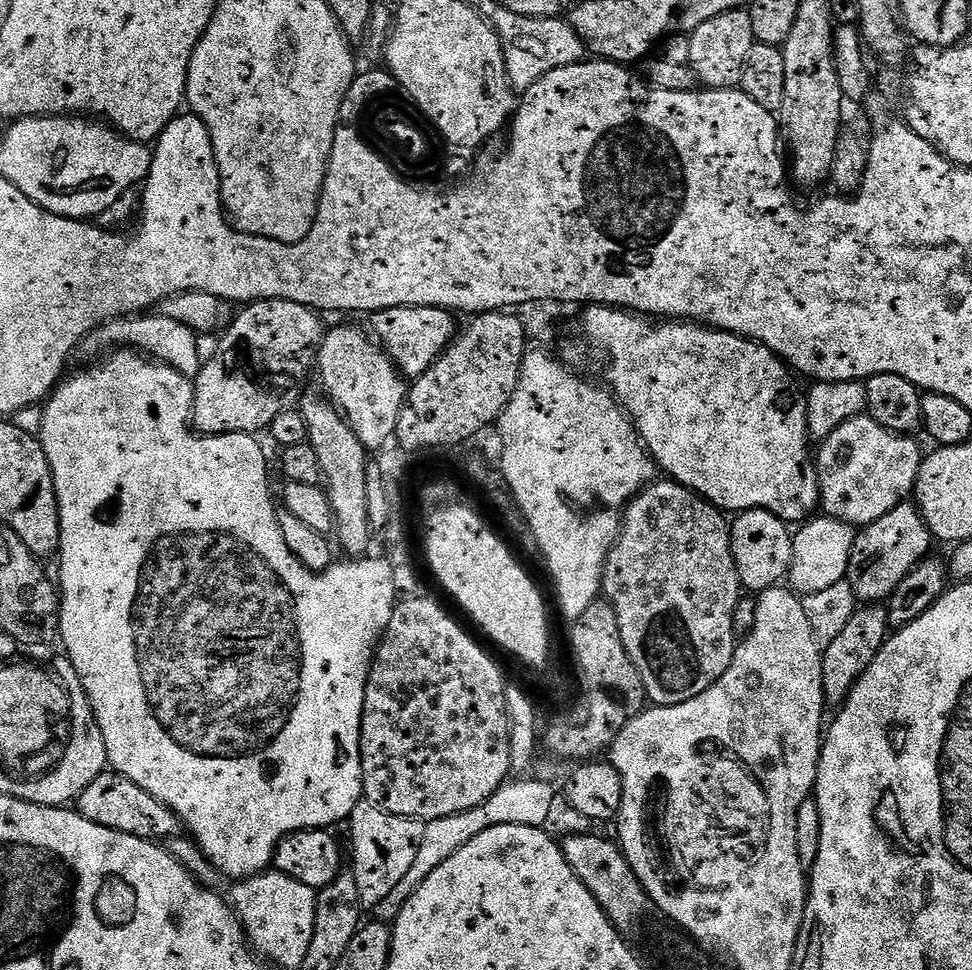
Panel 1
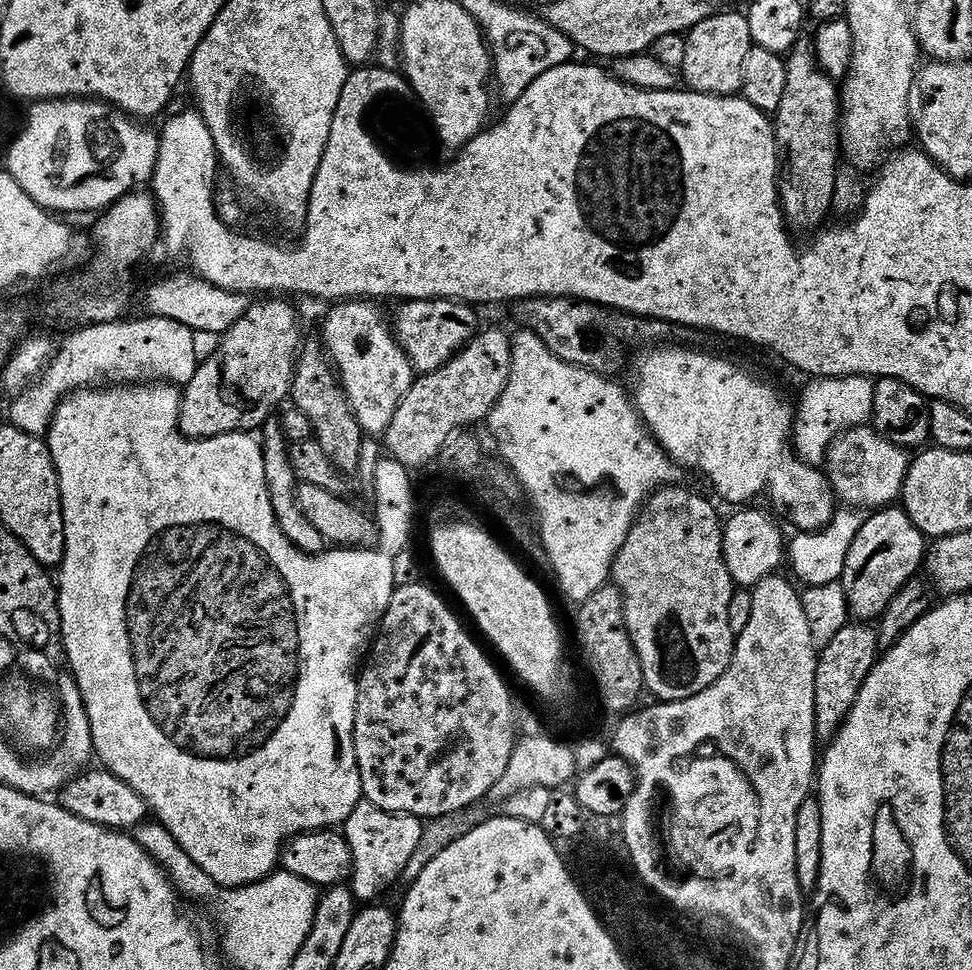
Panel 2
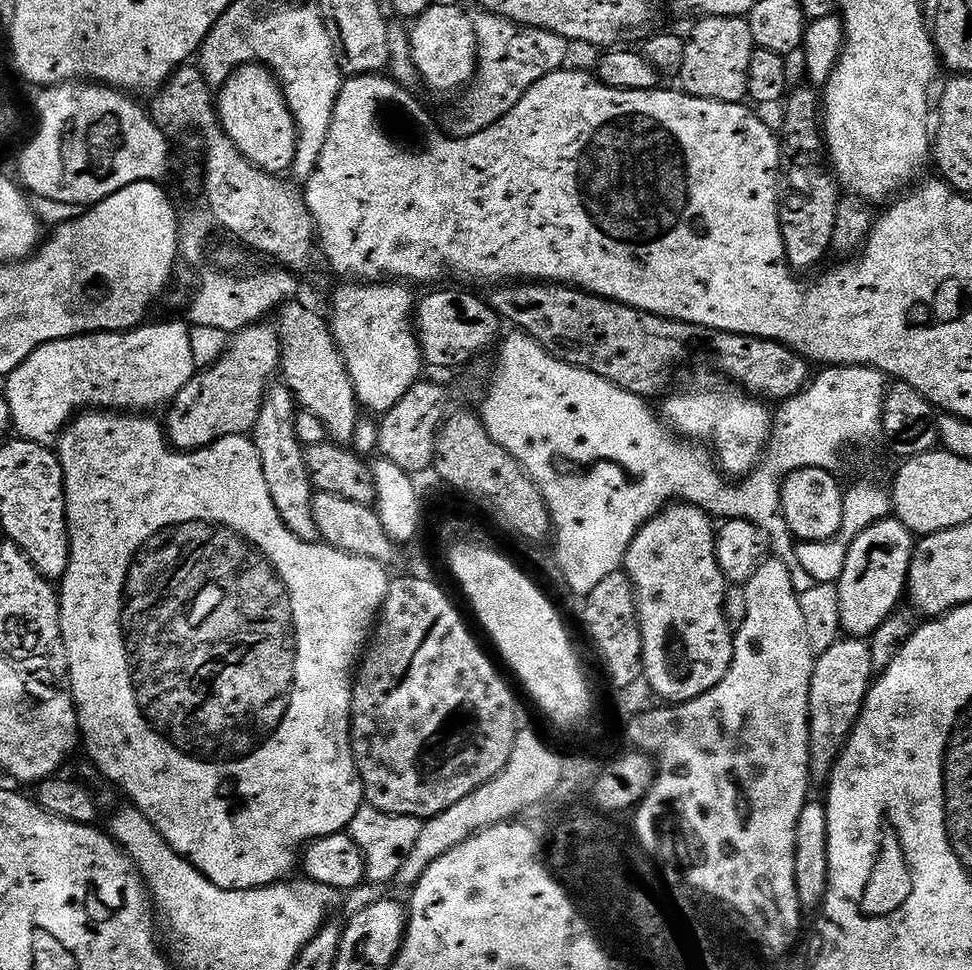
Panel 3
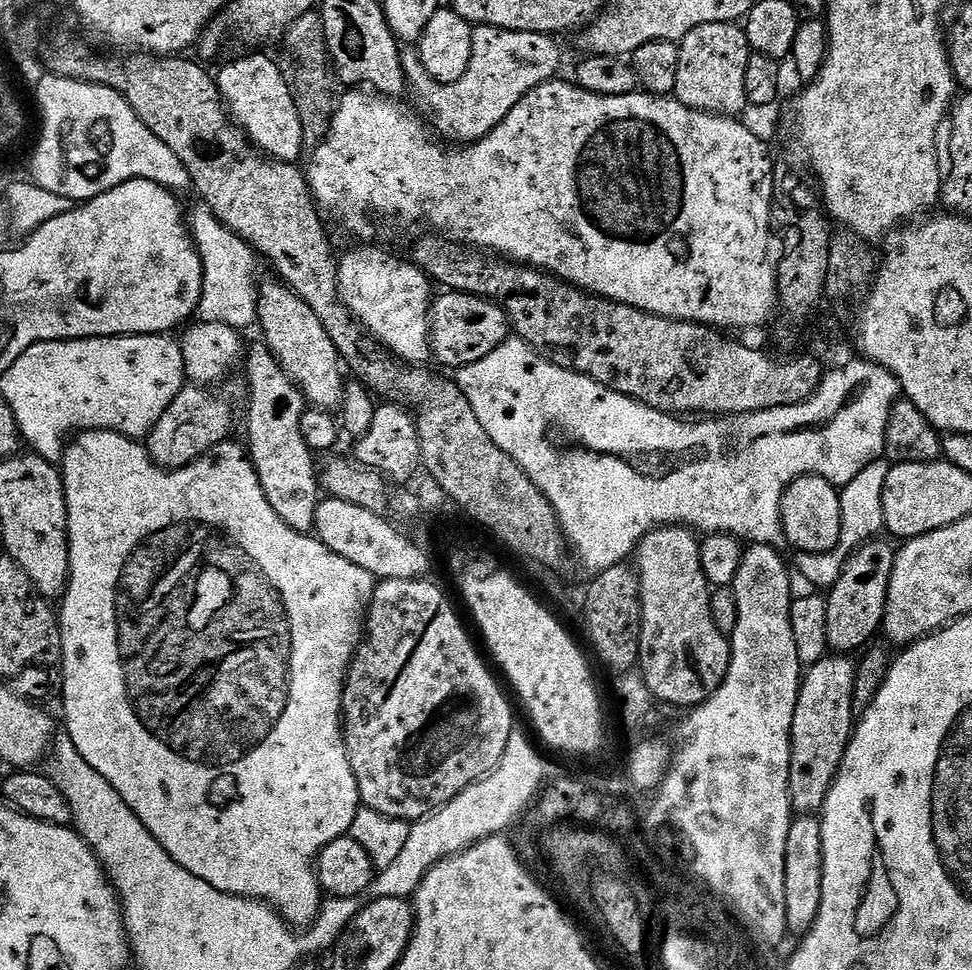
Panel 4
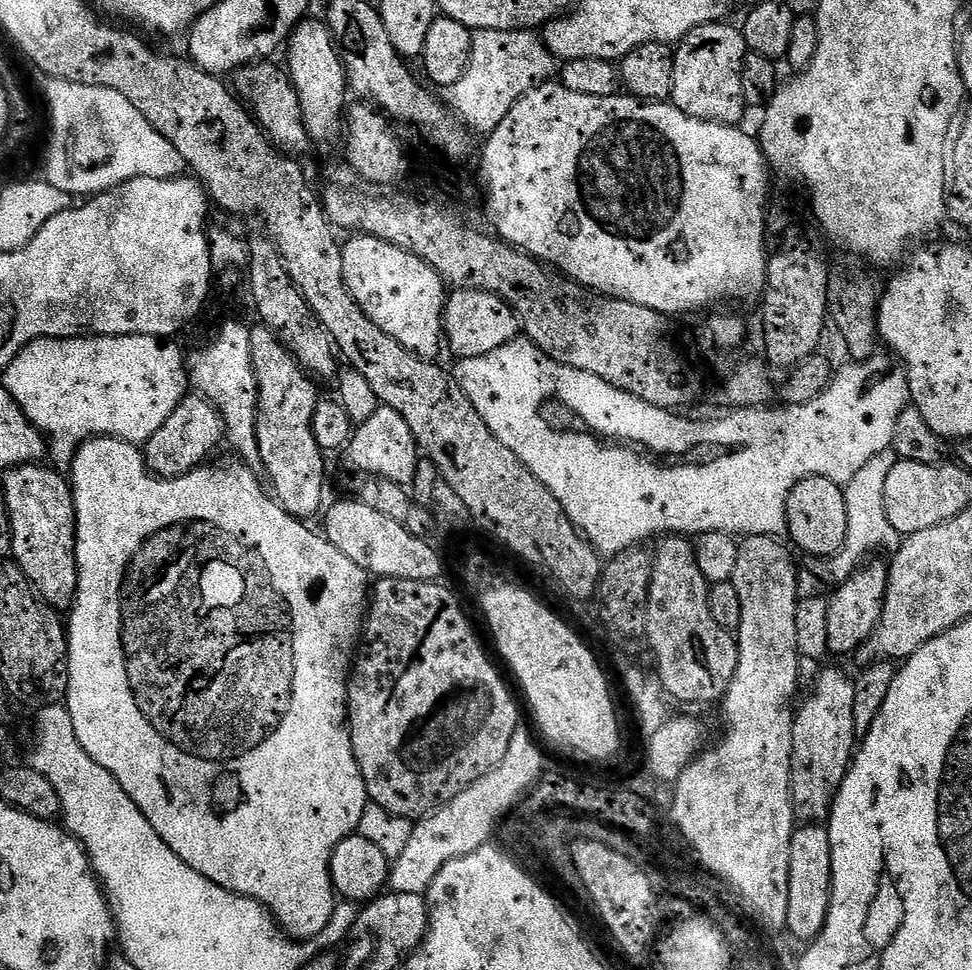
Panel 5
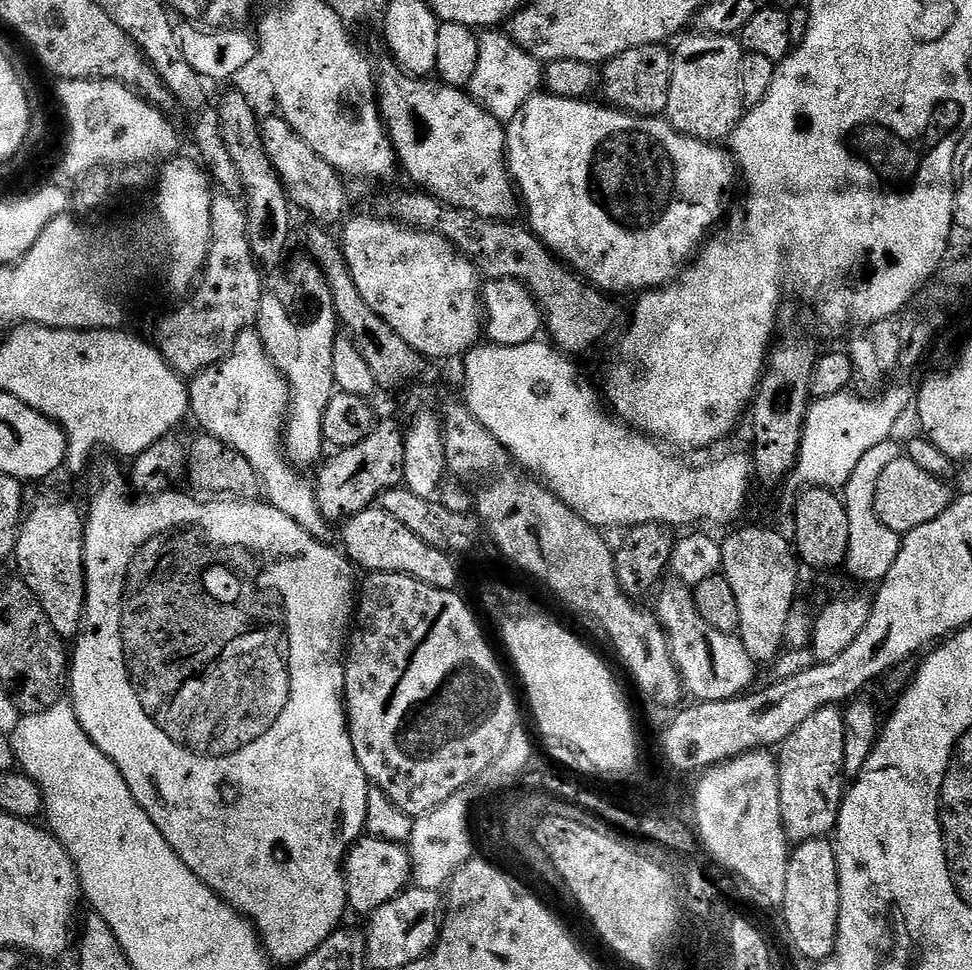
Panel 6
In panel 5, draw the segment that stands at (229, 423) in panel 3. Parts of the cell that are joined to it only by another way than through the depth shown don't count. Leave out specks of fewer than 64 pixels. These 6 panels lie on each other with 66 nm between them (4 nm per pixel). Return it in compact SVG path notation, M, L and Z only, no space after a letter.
M192 394L181 400L158 434L149 438L142 456L147 467L160 479L173 480L201 467L207 461L204 459L219 446L220 440L222 444L225 436L223 416L207 400Z

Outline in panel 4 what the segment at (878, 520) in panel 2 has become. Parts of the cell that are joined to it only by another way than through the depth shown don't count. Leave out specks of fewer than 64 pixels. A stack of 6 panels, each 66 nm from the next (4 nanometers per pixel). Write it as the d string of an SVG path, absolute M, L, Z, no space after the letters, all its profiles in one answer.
M873 538L857 548L844 563L838 582L827 593L828 647L836 654L852 654L855 648L863 649L875 632L881 631L884 611L888 605L890 580L896 562L897 549L891 548L884 538Z

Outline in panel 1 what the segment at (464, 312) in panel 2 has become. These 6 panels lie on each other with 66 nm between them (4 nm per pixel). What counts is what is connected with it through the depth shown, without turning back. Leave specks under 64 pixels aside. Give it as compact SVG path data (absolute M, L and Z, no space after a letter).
M391 308L371 313L370 316L371 331L378 337L384 351L392 357L396 367L412 382L448 349L458 332L455 318L447 308Z

